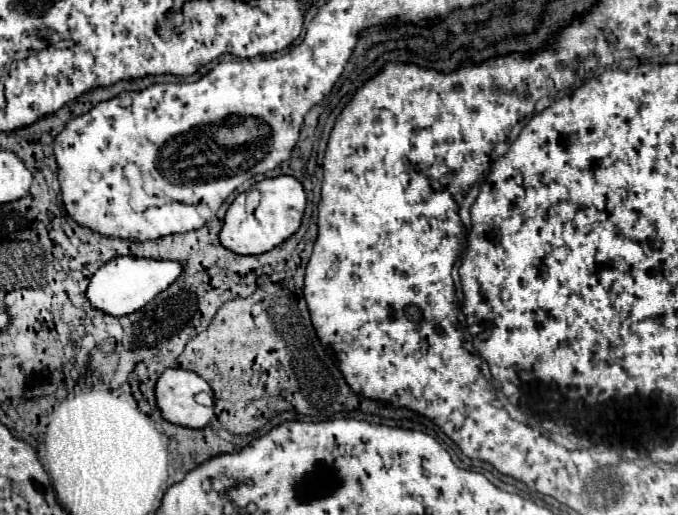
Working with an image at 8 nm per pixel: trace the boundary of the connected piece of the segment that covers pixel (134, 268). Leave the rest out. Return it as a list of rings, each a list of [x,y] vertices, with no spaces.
[[[119,255],[107,261],[93,277],[87,289],[87,299],[93,307],[105,311],[107,315],[121,317],[139,311],[145,307],[153,297],[157,297],[161,291],[165,291],[169,285],[173,285],[179,275],[183,273],[185,263],[173,261],[173,259],[145,259],[145,257],[133,257],[133,255]]]

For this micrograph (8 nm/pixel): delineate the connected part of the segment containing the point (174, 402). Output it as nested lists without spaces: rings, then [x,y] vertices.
[[[181,367],[165,369],[155,387],[163,417],[191,429],[207,427],[213,417],[213,407],[203,407],[195,401],[195,395],[201,391],[211,391],[209,383],[197,373]]]

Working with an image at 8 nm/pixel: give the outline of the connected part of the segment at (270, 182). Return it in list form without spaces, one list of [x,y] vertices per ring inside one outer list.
[[[279,175],[275,179],[263,179],[261,183],[255,183],[251,189],[261,193],[261,199],[255,207],[247,205],[249,191],[243,191],[237,195],[237,199],[231,203],[225,225],[221,229],[221,245],[231,249],[239,255],[259,255],[267,253],[273,247],[287,241],[301,225],[301,217],[305,213],[305,191],[301,181],[297,181],[291,175]]]

